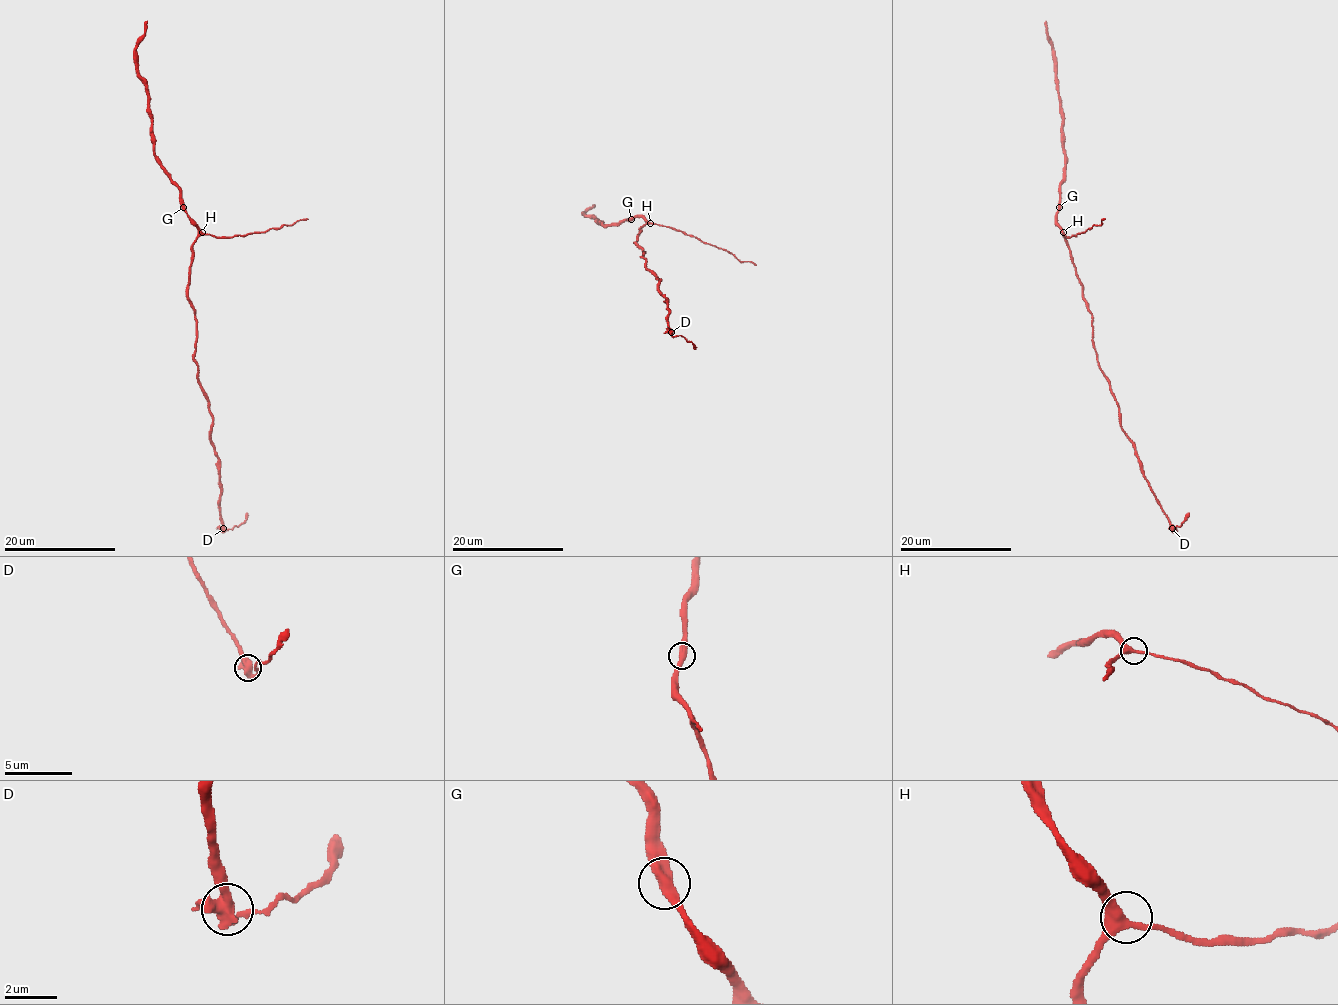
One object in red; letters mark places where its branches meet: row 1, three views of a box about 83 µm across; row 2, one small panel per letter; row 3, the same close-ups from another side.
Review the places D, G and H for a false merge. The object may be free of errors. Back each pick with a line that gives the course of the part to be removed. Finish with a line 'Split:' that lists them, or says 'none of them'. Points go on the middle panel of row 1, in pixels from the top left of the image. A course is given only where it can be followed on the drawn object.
D: (671, 333), (681, 336), (695, 349)
Split: D

